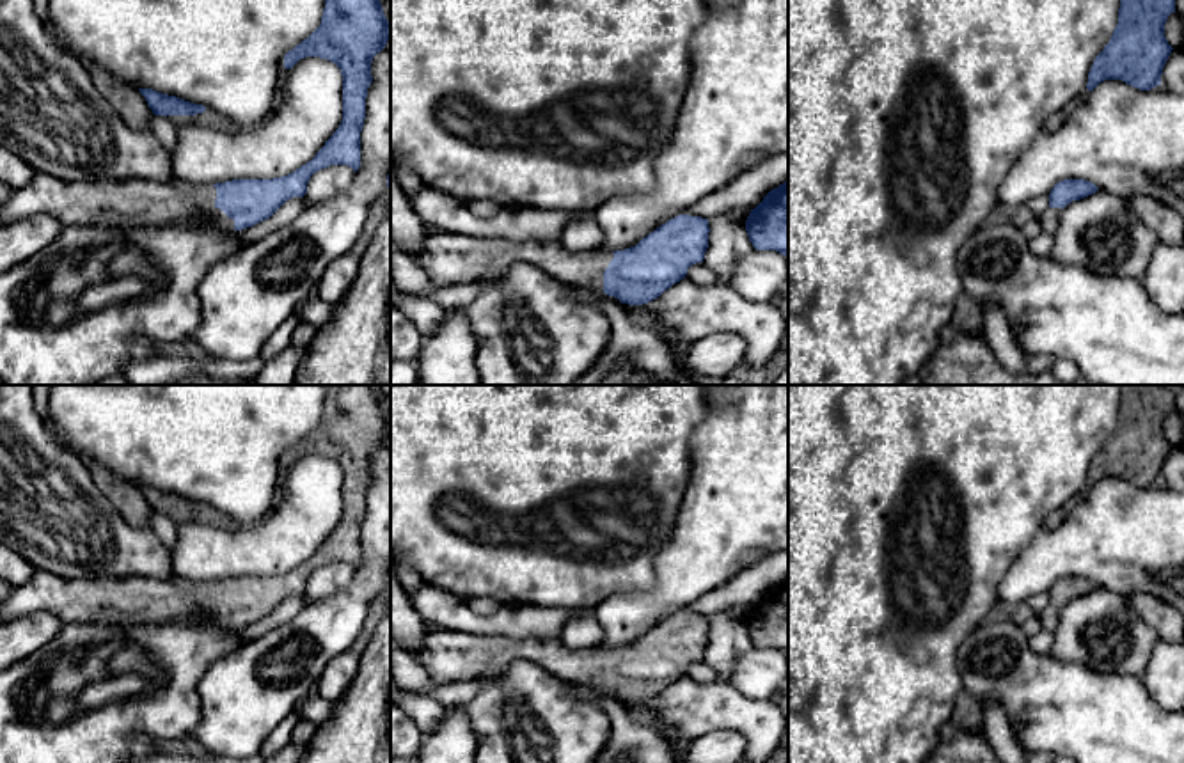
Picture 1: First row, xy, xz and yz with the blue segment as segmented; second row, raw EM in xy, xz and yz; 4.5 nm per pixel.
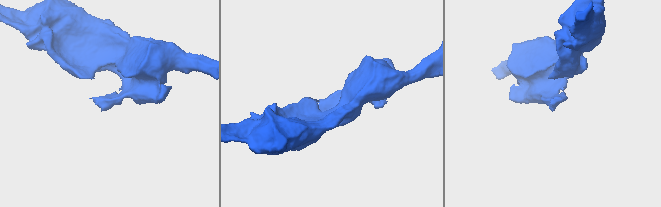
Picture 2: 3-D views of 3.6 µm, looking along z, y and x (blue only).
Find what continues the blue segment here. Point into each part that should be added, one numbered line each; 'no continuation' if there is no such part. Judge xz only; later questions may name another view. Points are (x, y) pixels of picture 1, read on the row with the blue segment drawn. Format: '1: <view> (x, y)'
1: xz (448, 258)

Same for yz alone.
1: yz (1049, 219)

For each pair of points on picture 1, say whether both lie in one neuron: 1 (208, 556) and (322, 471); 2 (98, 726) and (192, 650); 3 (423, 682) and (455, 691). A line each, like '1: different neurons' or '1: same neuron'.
1: same neuron
2: same neuron
3: same neuron

